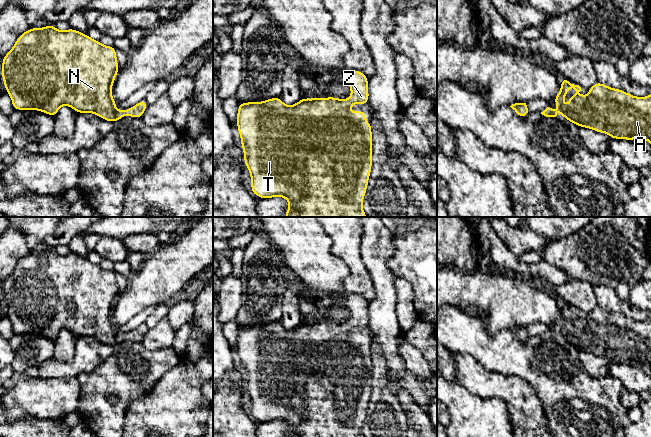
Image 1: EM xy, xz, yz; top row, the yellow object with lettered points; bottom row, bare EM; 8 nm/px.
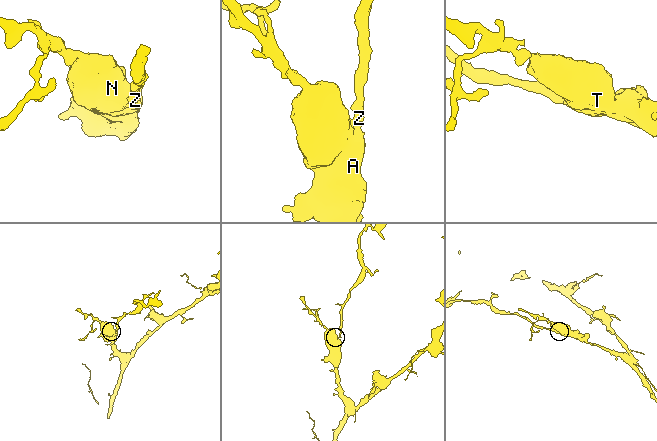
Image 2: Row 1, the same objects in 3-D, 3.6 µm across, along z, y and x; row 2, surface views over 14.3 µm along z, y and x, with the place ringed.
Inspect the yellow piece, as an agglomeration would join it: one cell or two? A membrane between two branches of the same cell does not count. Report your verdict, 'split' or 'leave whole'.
leave whole

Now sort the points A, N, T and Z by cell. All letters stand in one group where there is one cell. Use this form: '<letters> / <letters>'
A N T Z

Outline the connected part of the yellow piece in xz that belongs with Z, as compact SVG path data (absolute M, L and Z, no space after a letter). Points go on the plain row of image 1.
M359 294L345 296L345 305L351 312L349 323L327 322L303 322L292 330L286 330L280 321L267 323L263 326L247 326L238 329L237 353L241 361L241 369L244 376L244 386L250 396L252 404L251 416L261 423L271 421L284 421L289 425L289 433L286 437L365 437L362 432L363 423L367 414L368 404L372 391L372 349L370 349L364 335L354 335L350 340L349 336L353 327L365 329L369 324L368 301Z

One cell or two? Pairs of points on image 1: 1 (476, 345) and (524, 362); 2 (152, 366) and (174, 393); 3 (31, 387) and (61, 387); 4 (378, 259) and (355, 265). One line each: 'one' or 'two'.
1: one
2: two
3: one
4: two

